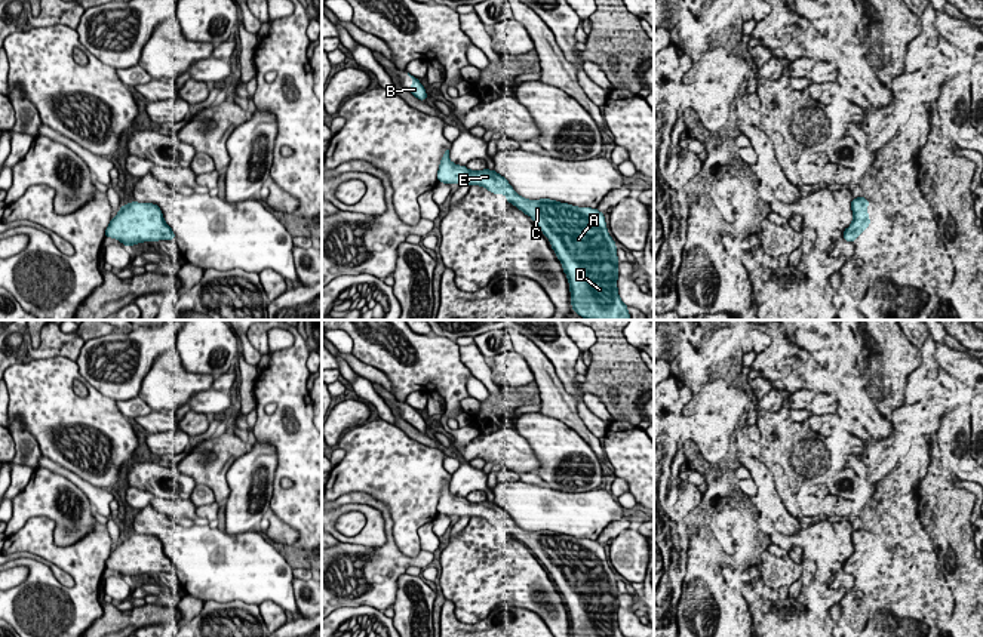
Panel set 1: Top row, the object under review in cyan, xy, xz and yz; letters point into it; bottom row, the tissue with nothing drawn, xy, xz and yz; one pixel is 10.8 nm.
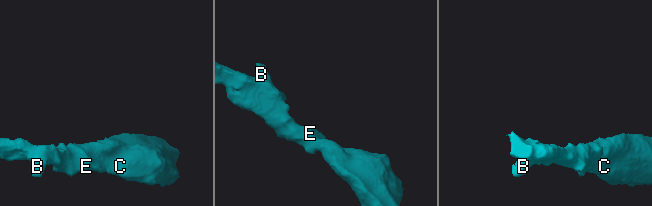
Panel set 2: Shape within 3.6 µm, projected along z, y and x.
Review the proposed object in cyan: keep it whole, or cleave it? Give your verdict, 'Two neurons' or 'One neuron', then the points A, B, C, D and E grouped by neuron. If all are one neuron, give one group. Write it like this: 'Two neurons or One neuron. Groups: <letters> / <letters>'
One neuron. Groups: A B C D E

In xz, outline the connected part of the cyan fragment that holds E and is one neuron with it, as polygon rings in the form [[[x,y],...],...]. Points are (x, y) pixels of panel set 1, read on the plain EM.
[[[449,481],[445,483],[437,513],[443,516],[480,517],[494,526],[504,526],[507,533],[529,547],[543,566],[549,570],[552,581],[562,594],[568,609],[571,637],[626,637],[618,627],[618,588],[617,578],[608,564],[605,548],[598,541],[578,539],[550,530],[529,532],[520,529],[509,513],[495,502],[470,502],[466,498],[449,492]]]

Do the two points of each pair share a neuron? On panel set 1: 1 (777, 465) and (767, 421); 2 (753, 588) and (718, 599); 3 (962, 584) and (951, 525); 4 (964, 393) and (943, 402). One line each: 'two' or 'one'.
1: one
2: two
3: one
4: one

